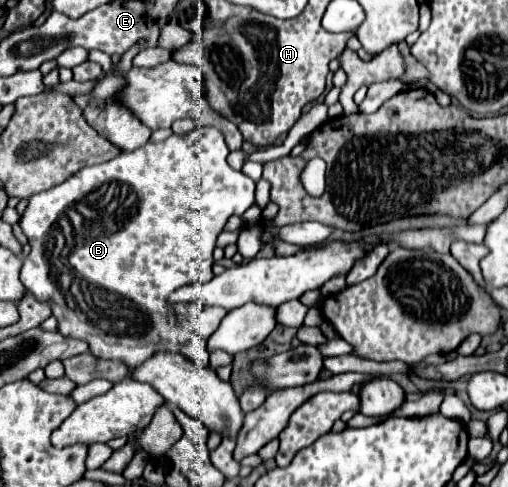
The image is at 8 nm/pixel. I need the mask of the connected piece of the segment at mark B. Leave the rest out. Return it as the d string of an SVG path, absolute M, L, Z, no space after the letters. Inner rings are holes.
M195 128L193 132L189 132L185 136L171 134L167 140L163 140L159 144L149 142L147 146L143 146L139 150L121 152L111 162L85 166L77 174L73 174L69 180L65 180L63 184L27 198L27 208L19 220L19 226L23 228L23 234L27 236L27 240L31 244L31 252L23 260L21 280L23 280L23 286L27 288L27 292L31 292L33 296L39 296L39 300L47 300L47 304L51 304L51 312L57 318L57 332L61 332L67 338L85 340L89 344L89 352L97 358L123 360L131 368L135 368L135 364L143 364L143 360L149 360L151 356L155 356L155 352L175 352L199 366L205 366L205 368L209 366L207 340L209 340L211 332L215 332L215 328L219 328L227 310L219 307L197 306L193 303L183 304L183 306L167 306L167 294L171 294L179 286L207 282L213 278L213 272L211 272L213 248L215 248L215 240L217 240L219 232L223 230L229 216L233 216L233 214L243 216L243 212L255 202L255 182L249 176L245 176L243 172L233 170L227 164L227 154L229 154L229 148L225 144L223 134L217 128Z

